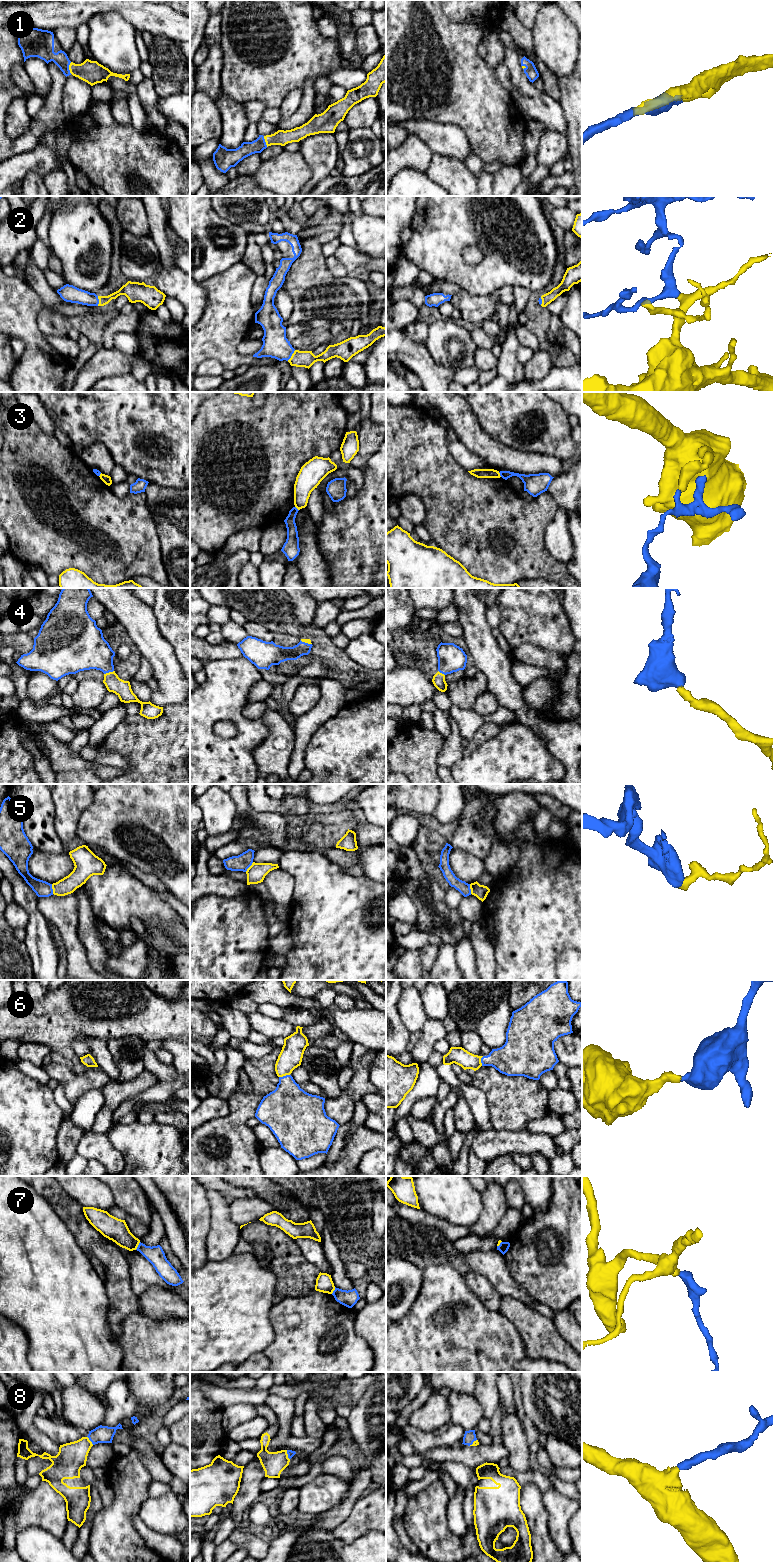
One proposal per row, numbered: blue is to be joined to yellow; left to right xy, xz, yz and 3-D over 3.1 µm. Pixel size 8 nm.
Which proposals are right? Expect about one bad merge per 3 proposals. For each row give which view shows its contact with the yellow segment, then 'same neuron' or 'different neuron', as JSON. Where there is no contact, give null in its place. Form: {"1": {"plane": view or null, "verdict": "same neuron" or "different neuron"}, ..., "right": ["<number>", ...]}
{"1": {"plane": "xy", "verdict": "same neuron"}, "2": {"plane": "xz", "verdict": "same neuron"}, "3": {"plane": "yz", "verdict": "different neuron"}, "4": {"plane": "xy", "verdict": "same neuron"}, "5": {"plane": "xy", "verdict": "different neuron"}, "6": {"plane": "xz", "verdict": "same neuron"}, "7": {"plane": "xy", "verdict": "different neuron"}, "8": {"plane": "xy", "verdict": "same neuron"}, "right": ["1", "2", "4", "6", "8"]}

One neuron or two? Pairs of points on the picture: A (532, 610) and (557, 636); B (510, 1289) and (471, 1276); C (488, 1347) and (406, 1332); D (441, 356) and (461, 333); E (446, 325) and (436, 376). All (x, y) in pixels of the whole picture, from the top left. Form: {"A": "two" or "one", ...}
{"A": "one", "B": "two", "C": "one", "D": "one", "E": "two"}

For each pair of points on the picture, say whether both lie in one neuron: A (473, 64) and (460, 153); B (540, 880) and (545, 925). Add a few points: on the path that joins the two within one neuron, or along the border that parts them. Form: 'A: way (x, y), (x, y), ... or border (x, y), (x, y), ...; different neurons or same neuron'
A: border (441, 122), (458, 126), (464, 132), (472, 153); different neurons
B: way (542, 891), (542, 914); same neuron

